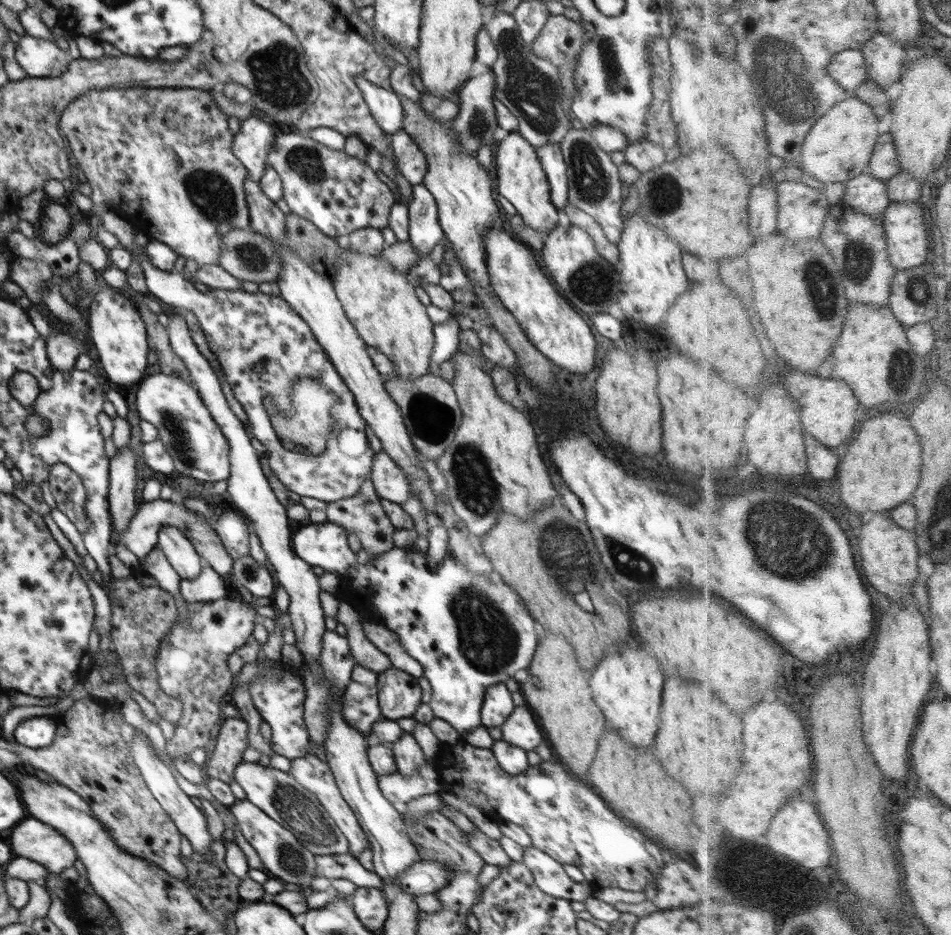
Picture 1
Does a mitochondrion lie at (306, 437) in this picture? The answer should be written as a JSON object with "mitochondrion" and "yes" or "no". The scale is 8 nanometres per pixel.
{"mitochondrion":"yes"}

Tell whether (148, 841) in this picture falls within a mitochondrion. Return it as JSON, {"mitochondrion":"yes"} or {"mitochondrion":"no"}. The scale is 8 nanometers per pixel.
{"mitochondrion":"no"}

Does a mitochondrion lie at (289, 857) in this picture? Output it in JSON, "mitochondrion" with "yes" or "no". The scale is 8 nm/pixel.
{"mitochondrion":"yes"}

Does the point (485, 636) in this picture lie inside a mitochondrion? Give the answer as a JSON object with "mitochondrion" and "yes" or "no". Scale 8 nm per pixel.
{"mitochondrion":"yes"}

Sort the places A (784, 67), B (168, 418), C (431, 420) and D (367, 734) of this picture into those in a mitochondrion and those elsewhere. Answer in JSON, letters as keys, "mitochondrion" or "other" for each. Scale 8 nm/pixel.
{"A":"mitochondrion","B":"mitochondrion","C":"mitochondrion","D":"other"}

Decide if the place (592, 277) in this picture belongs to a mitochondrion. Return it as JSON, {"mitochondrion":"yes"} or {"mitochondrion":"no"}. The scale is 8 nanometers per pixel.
{"mitochondrion":"yes"}

